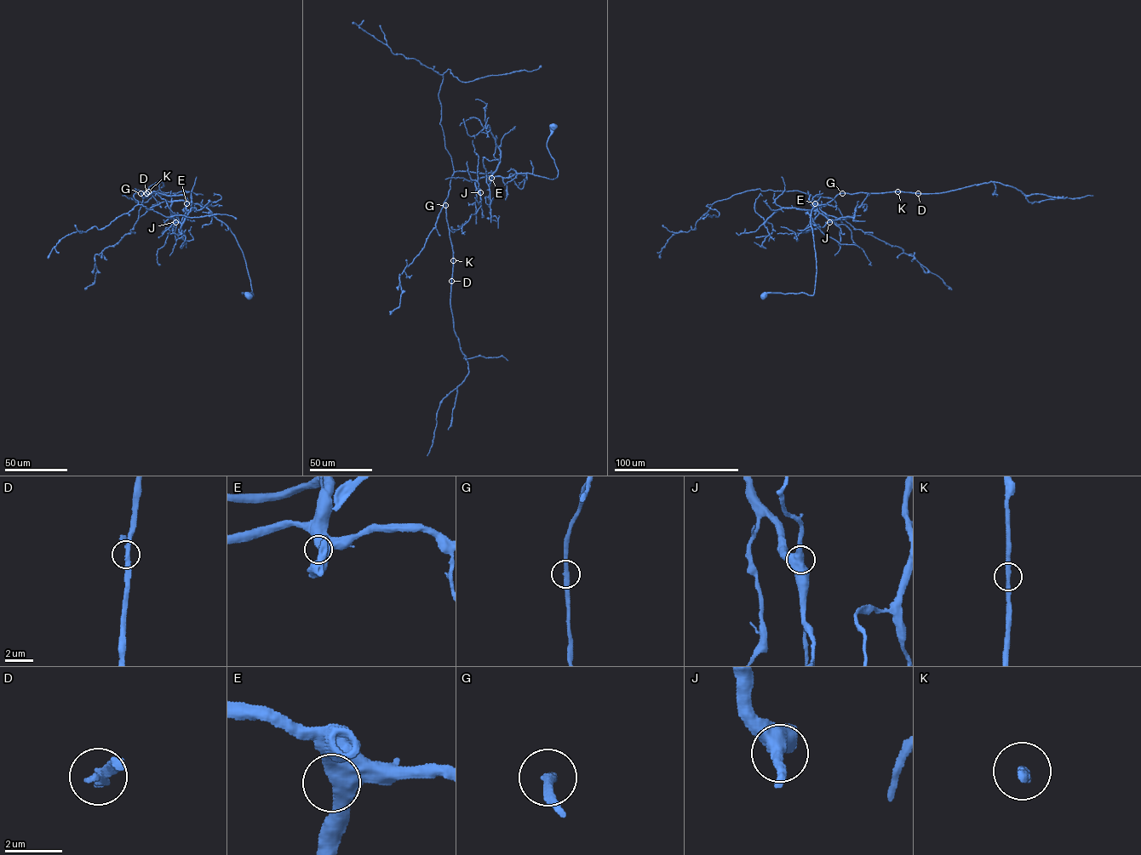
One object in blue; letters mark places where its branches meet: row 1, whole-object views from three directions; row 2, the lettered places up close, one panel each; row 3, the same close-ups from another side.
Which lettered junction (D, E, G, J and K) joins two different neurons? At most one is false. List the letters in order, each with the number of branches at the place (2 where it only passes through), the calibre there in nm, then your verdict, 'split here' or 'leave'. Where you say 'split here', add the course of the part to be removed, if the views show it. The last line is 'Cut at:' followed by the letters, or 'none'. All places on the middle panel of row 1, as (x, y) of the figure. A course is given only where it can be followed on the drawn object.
D: 2 branches meet; 320 nm thick; leave
E: 2 branches meet; 600 nm thick; leave
G: 2 branches meet; 280 nm thick; leave
J: 2 branches meet; 500 nm thick; leave
K: 2 branches meet; 320 nm thick; leave
Cut at: none

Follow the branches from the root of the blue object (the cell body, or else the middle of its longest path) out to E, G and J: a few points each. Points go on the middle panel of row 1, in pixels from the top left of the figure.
E: (554, 126), (547, 146), (558, 171), (555, 178), (528, 173), (491, 178)
G: (554, 126), (547, 146), (558, 171), (555, 178), (455, 171), (445, 205)
J: (554, 126), (547, 146), (558, 171), (555, 178), (528, 173), (505, 178), (485, 176), (475, 182), (480, 192)

